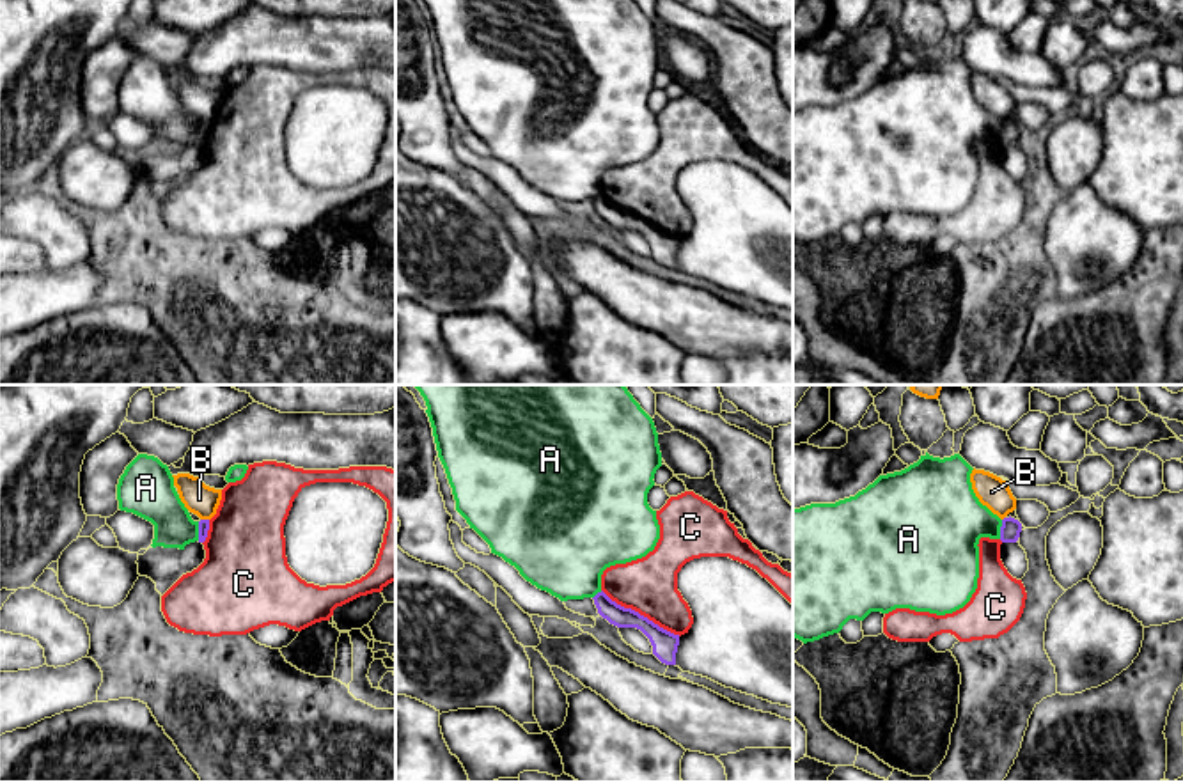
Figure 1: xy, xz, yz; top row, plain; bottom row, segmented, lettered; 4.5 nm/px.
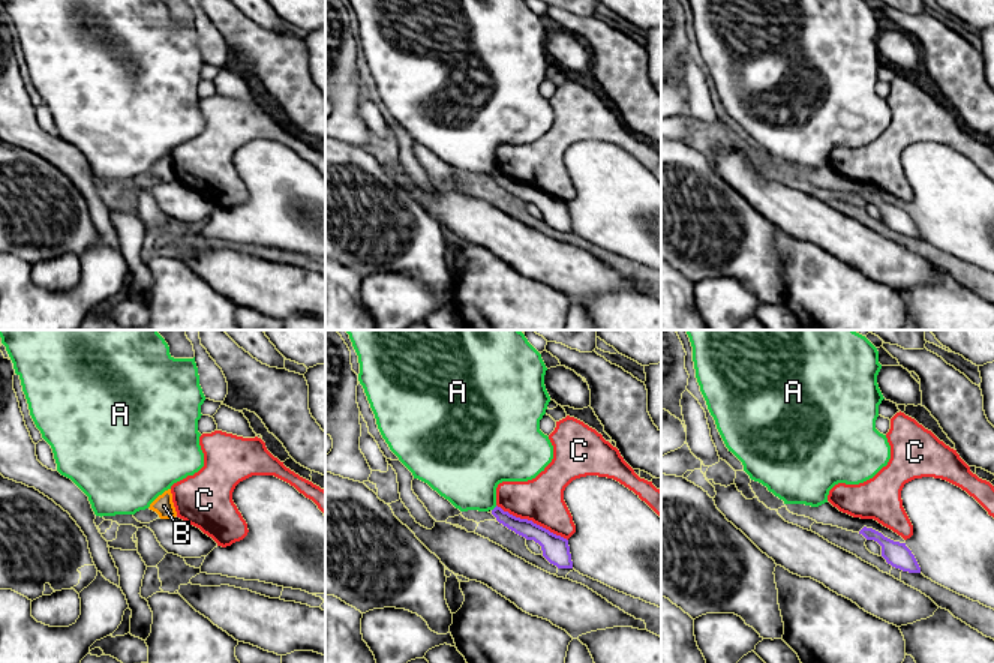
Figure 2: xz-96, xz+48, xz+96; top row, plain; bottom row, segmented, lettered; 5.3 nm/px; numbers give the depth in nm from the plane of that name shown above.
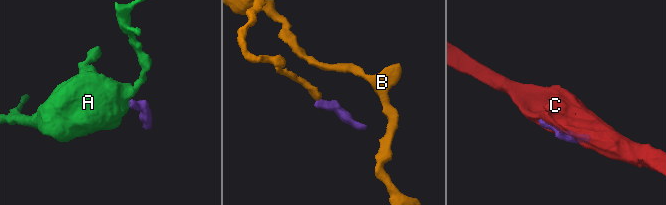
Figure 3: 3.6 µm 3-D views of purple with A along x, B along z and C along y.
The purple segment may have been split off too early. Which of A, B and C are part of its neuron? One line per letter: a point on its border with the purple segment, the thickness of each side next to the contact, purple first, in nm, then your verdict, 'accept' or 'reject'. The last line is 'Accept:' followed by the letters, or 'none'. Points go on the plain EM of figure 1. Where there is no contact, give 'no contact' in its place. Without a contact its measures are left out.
A: contact xy (199, 133); calibres 50 and 200 nm; reject
B: contact xy (204, 123); calibres 50 and 140 nm; reject
C: contact xz (639, 217); calibres 120 and 260 nm; reject
Accept: none

